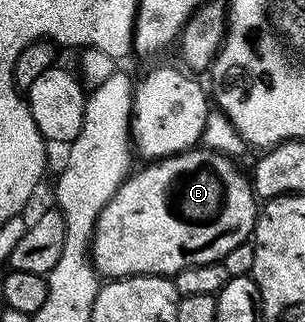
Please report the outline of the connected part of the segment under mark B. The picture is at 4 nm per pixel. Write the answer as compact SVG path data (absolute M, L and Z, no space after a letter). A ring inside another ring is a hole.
M203 145L167 155L165 159L147 162L127 177L95 223L90 244L94 270L111 280L132 275L165 275L173 277L185 267L217 263L236 245L253 236L260 210L259 200L247 172L238 171L238 163L229 155L211 151Z

